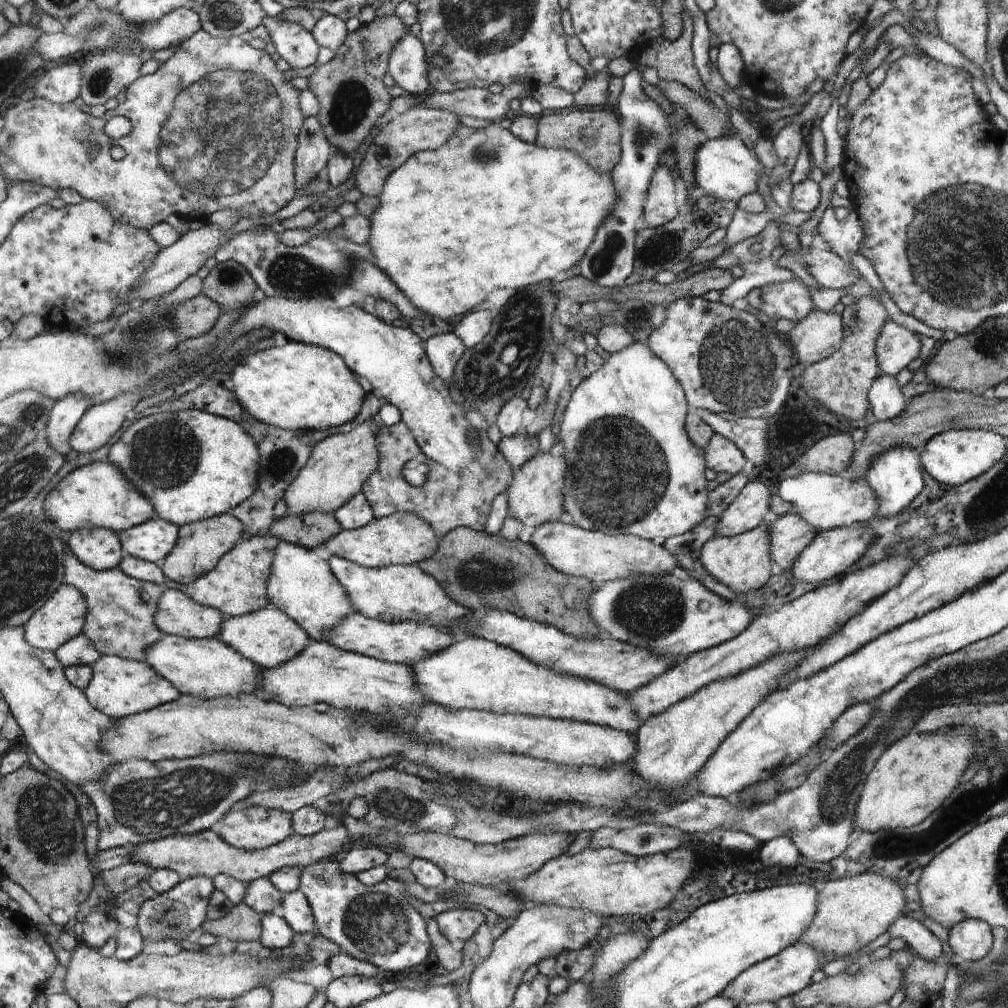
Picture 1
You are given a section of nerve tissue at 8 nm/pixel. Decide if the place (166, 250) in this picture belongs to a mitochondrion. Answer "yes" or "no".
no

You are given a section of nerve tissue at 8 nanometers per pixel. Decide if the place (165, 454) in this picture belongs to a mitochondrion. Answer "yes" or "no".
yes

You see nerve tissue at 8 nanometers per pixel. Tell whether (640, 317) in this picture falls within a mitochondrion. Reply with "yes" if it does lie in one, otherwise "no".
yes

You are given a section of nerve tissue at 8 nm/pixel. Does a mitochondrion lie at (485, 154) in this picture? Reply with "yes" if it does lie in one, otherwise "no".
yes

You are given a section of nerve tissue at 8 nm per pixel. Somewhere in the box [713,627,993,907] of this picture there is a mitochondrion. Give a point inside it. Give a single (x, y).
(974, 804)

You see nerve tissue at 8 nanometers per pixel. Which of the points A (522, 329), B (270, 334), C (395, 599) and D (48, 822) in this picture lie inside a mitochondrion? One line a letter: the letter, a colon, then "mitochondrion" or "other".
A: mitochondrion
B: other
C: other
D: mitochondrion

